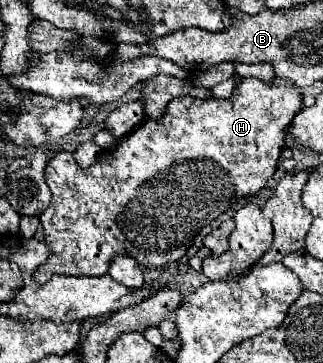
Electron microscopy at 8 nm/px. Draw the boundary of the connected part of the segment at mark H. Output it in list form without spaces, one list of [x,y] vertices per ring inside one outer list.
[[[248,77],[248,79],[242,79],[240,85],[234,89],[232,99],[206,99],[206,101],[202,101],[202,99],[194,99],[194,97],[180,97],[180,101],[172,101],[172,105],[168,105],[168,113],[164,113],[164,121],[142,121],[130,135],[126,135],[122,141],[118,141],[116,147],[104,149],[98,155],[98,161],[88,169],[78,167],[72,153],[68,153],[68,151],[56,153],[44,169],[44,179],[52,191],[52,203],[40,215],[40,221],[42,221],[42,227],[46,233],[46,241],[48,241],[48,245],[52,245],[52,257],[48,257],[48,261],[44,265],[40,265],[40,269],[36,269],[34,279],[38,283],[46,283],[52,275],[106,275],[108,267],[116,255],[134,257],[142,269],[158,269],[162,265],[180,261],[188,253],[188,249],[194,245],[194,239],[200,235],[200,231],[206,225],[210,225],[216,217],[220,217],[238,199],[258,195],[260,189],[264,187],[264,183],[274,175],[278,161],[280,161],[280,151],[282,151],[282,143],[286,137],[286,127],[292,123],[294,115],[304,107],[302,99],[304,99],[302,91],[294,85],[286,85],[286,87],[284,85],[268,85],[268,83],[262,83],[258,79]]]

